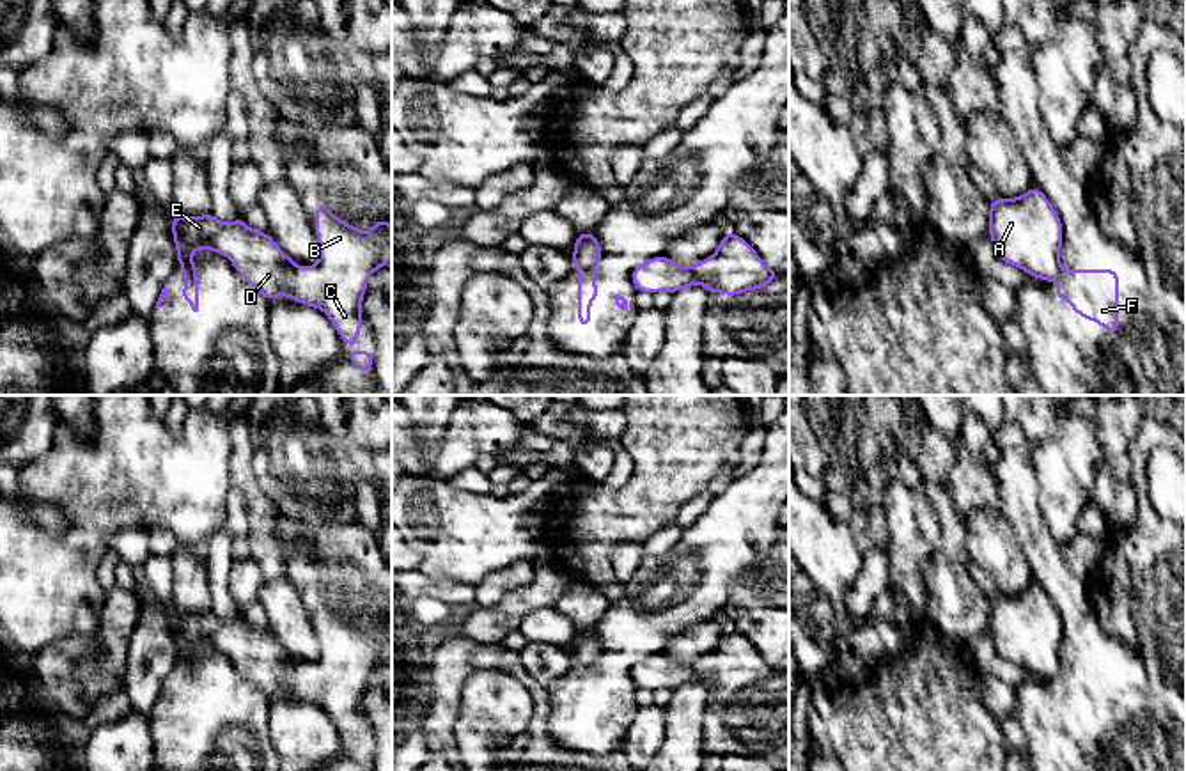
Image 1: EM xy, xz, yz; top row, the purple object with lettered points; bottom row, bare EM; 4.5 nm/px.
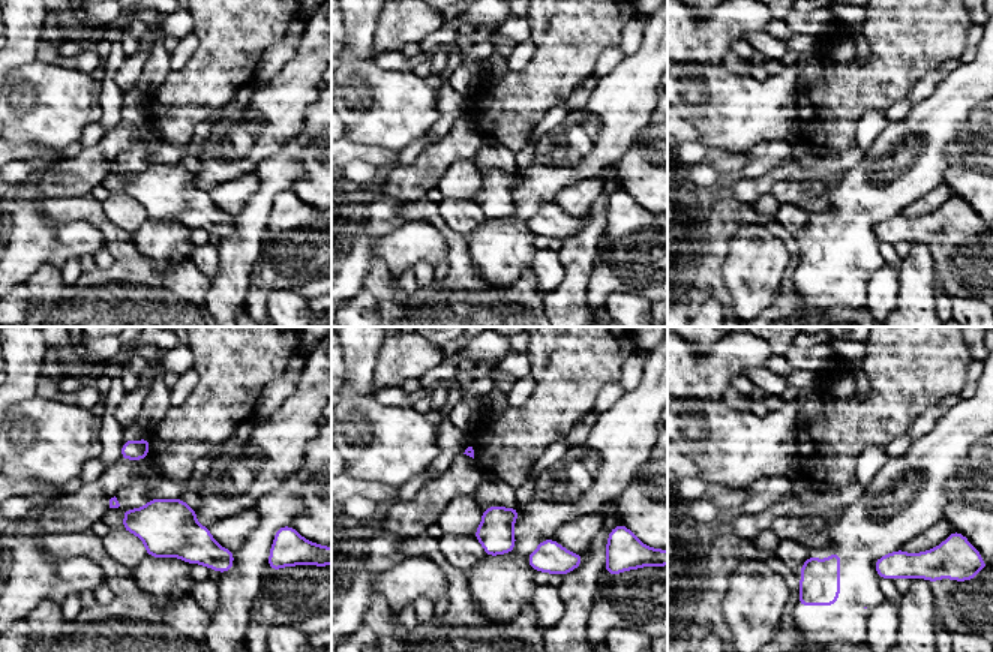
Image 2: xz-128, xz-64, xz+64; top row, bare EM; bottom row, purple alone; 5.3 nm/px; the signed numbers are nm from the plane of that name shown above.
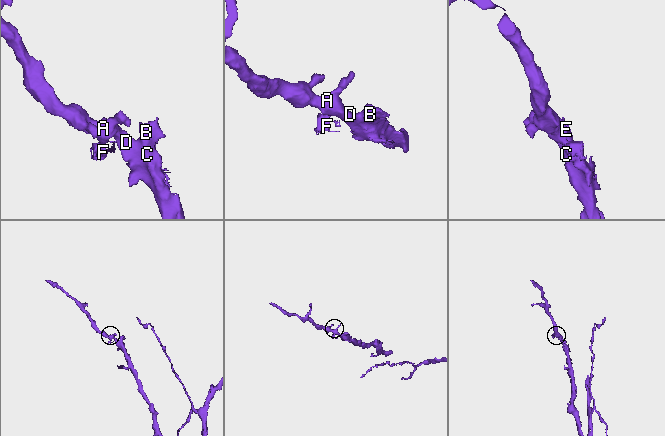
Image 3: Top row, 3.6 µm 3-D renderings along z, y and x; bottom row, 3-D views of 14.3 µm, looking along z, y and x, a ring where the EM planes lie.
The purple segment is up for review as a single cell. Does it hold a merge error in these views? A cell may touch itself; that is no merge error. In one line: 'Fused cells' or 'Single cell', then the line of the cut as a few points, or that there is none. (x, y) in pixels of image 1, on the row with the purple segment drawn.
Fused cells. Split along xz (578, 266), (592, 268)

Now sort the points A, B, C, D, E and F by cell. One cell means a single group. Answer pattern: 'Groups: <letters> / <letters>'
Groups: A B C D E / F

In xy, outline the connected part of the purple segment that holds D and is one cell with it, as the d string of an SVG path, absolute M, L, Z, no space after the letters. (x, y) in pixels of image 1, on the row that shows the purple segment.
M328 202L316 207L319 261L303 268L285 255L268 232L250 229L243 214L223 223L213 213L172 214L177 264L197 269L191 253L199 248L225 255L241 278L268 301L287 296L323 310L349 347L362 330L362 300L367 278L392 261L392 223L378 220L369 232L337 218Z

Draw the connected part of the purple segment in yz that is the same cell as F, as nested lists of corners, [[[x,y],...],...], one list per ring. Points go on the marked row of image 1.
[[[1058,269],[1055,282],[1057,300],[1067,300],[1081,319],[1092,319],[1108,328],[1108,335],[1119,331],[1119,269]]]

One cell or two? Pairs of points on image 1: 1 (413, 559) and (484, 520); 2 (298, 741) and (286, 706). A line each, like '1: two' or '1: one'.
1: two
2: one

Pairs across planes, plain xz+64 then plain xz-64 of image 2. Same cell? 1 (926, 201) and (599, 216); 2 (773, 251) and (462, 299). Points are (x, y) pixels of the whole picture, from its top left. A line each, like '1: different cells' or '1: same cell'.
1: different cells
2: different cells

